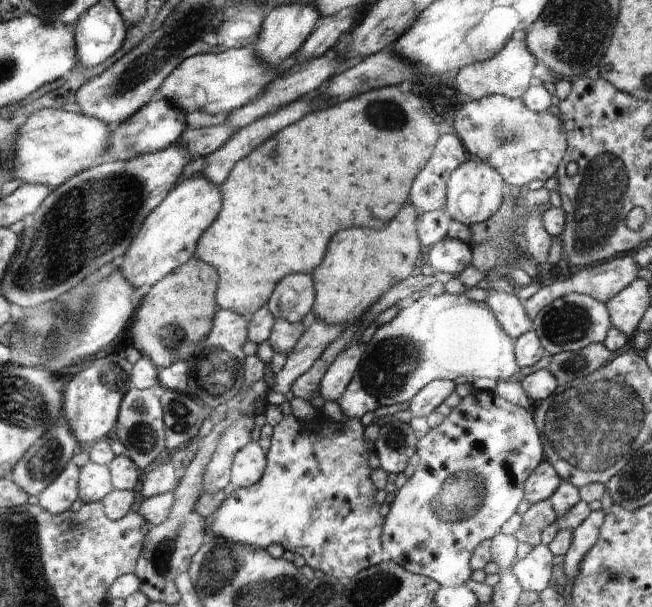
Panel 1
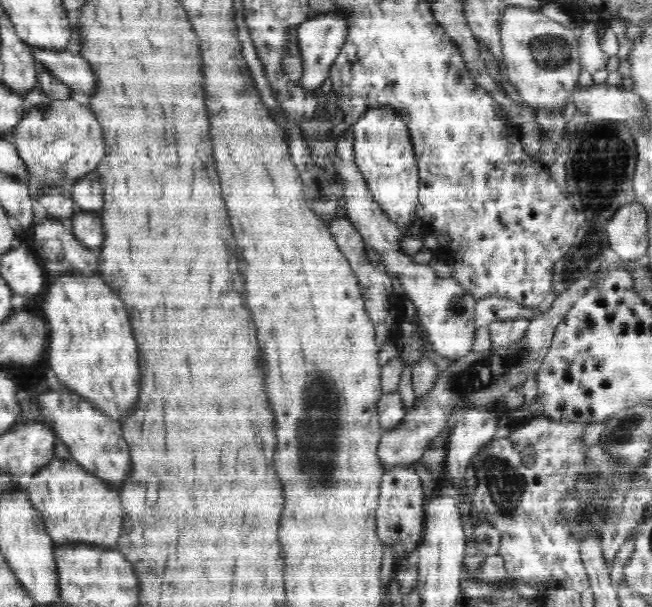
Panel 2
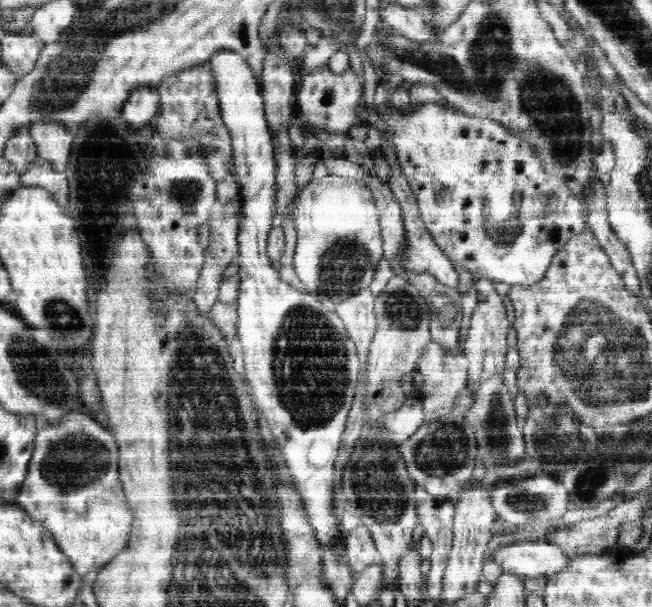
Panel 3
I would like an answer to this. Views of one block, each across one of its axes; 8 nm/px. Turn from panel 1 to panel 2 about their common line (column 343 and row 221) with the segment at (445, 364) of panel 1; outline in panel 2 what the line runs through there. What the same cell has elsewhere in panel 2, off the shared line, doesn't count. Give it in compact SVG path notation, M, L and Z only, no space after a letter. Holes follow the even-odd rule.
M369 107L353 124L353 133L354 162L365 178L375 203L401 229L403 236L407 236L411 222L417 219L415 211L419 202L420 173L406 121L392 107Z

